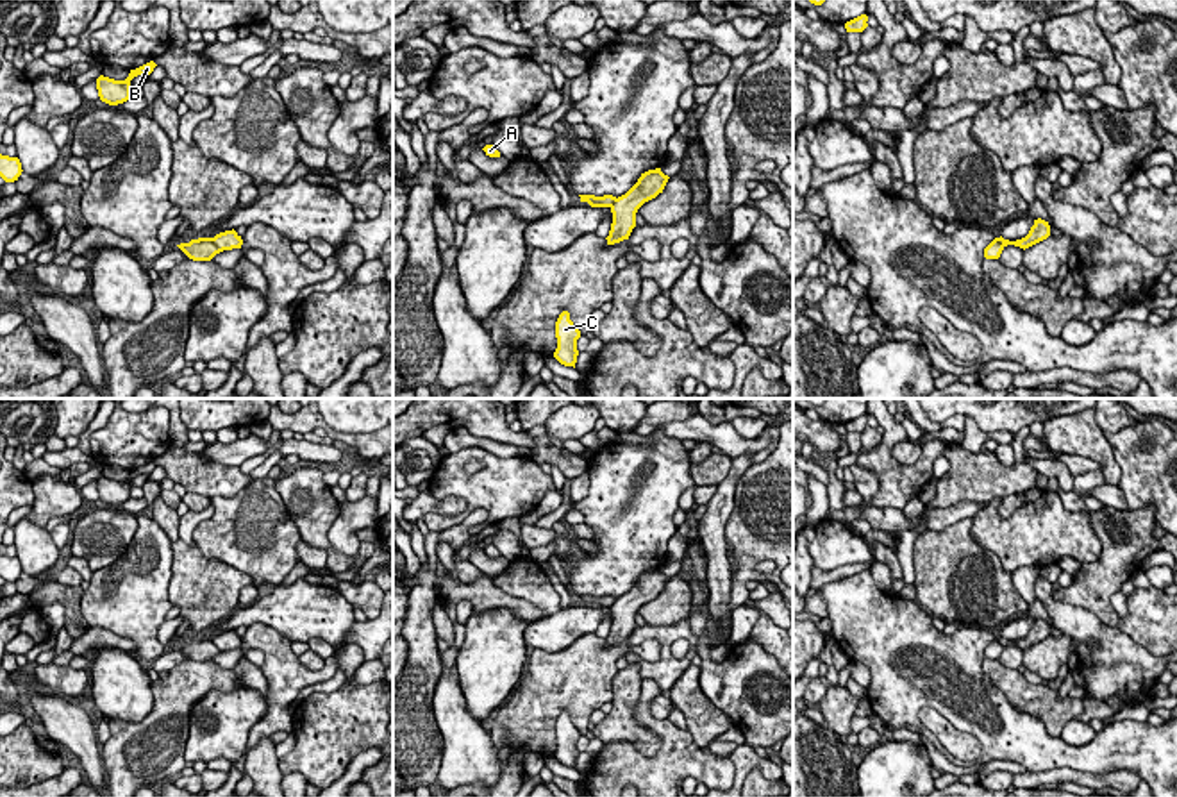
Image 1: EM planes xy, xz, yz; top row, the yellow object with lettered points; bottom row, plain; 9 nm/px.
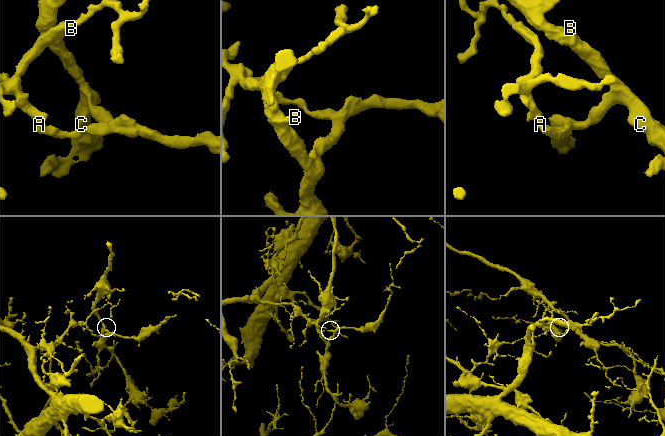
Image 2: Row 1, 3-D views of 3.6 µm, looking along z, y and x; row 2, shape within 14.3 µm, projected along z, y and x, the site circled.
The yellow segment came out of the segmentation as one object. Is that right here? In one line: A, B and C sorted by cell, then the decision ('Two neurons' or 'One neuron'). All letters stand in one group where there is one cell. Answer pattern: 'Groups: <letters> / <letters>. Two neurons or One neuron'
Groups: A / B C. Two neurons

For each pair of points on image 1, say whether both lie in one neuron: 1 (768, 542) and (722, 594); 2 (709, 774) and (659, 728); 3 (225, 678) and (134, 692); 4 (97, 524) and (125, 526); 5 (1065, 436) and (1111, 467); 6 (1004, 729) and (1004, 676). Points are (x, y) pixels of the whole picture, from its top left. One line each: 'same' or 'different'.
1: different
2: same
3: different
4: same
5: same
6: different

